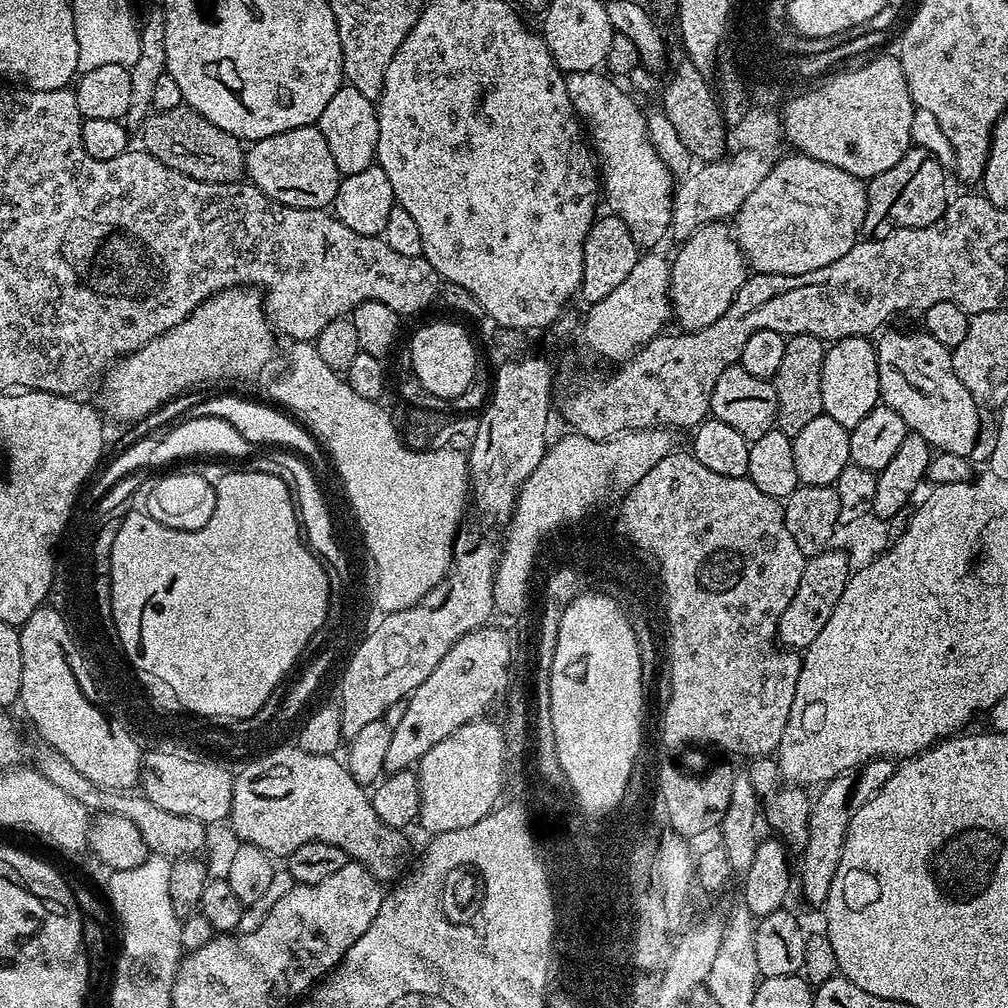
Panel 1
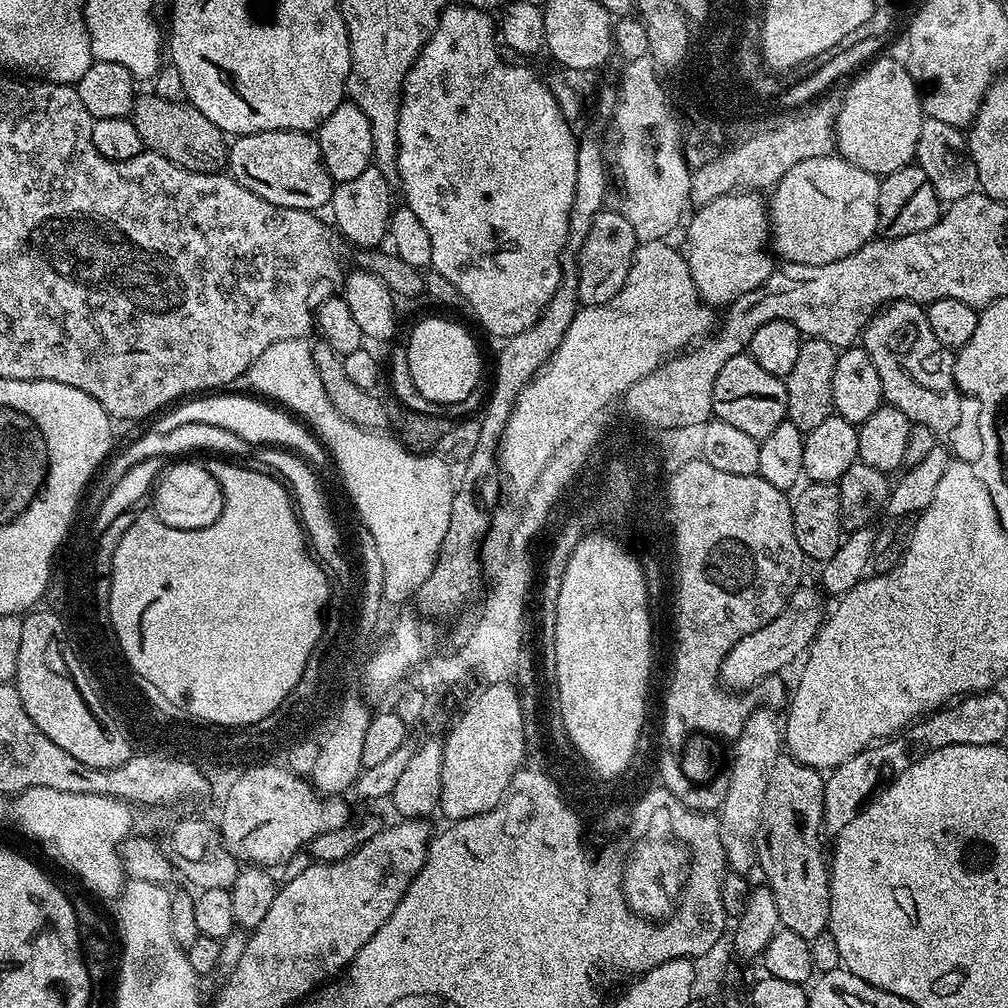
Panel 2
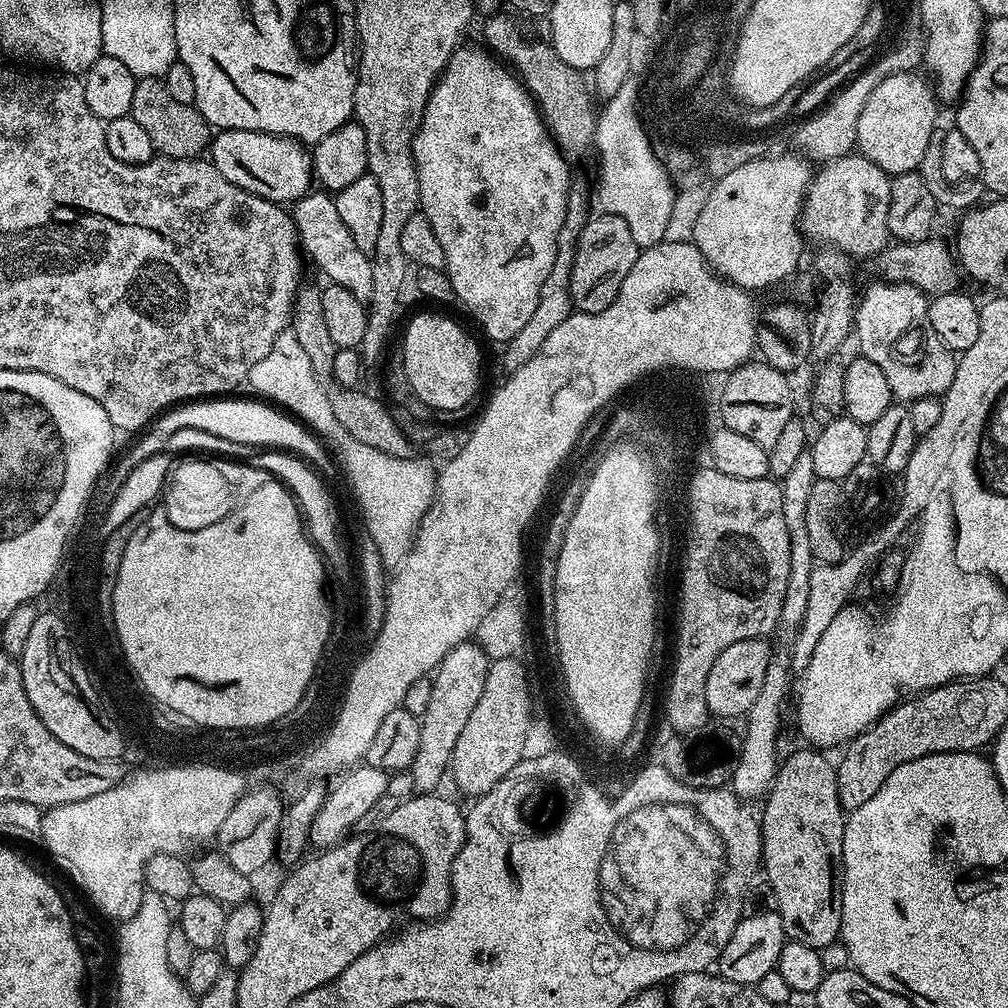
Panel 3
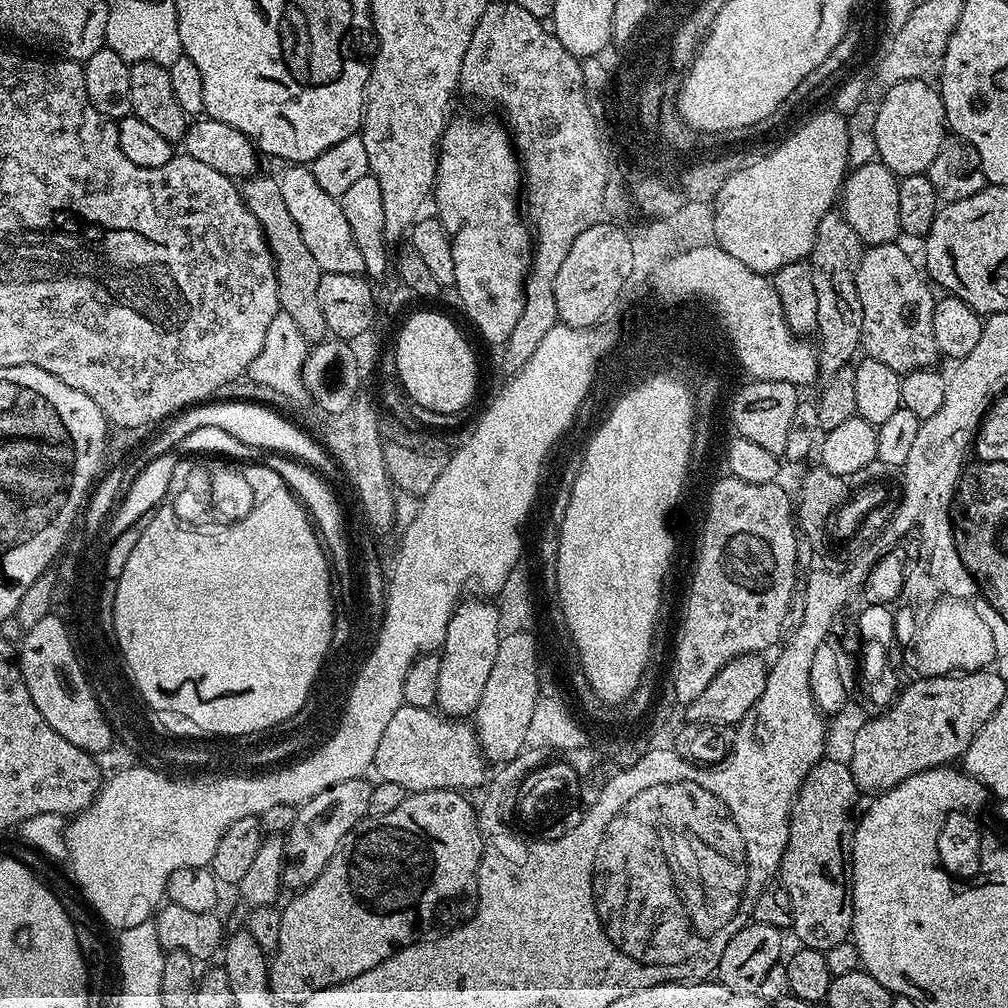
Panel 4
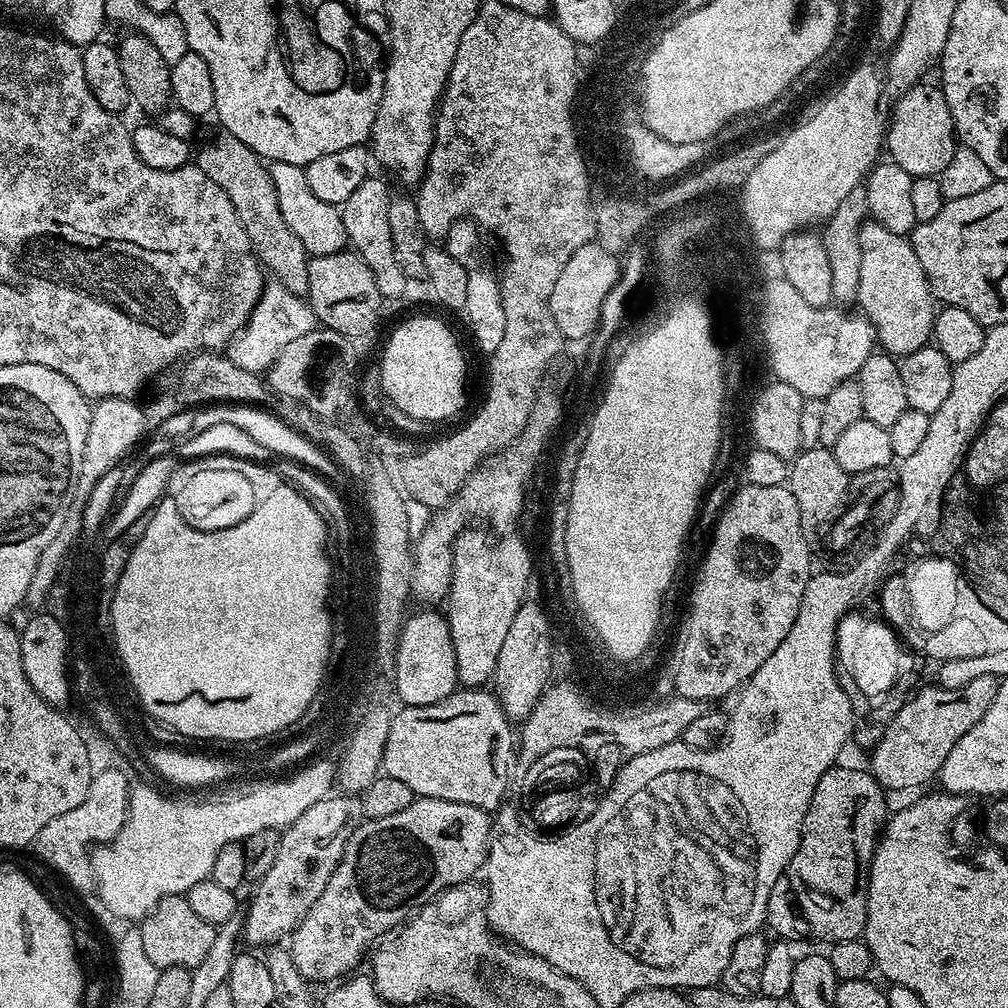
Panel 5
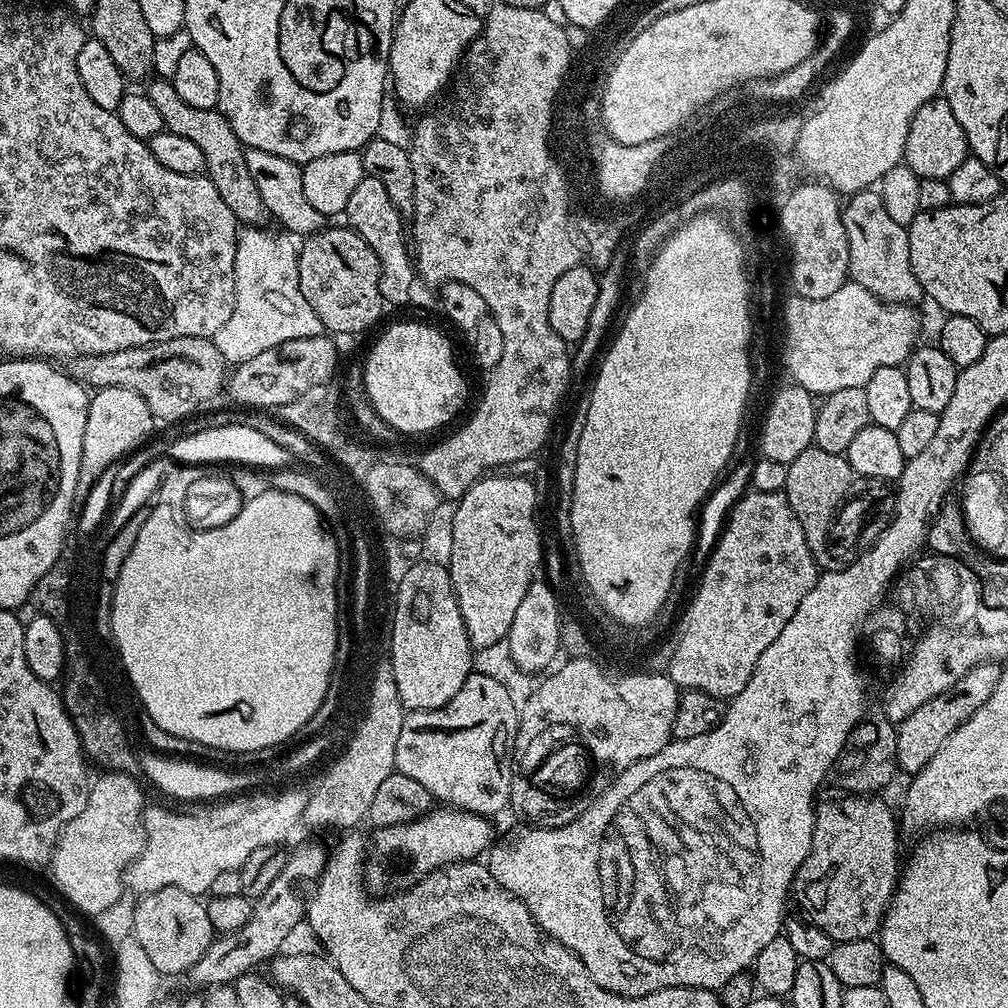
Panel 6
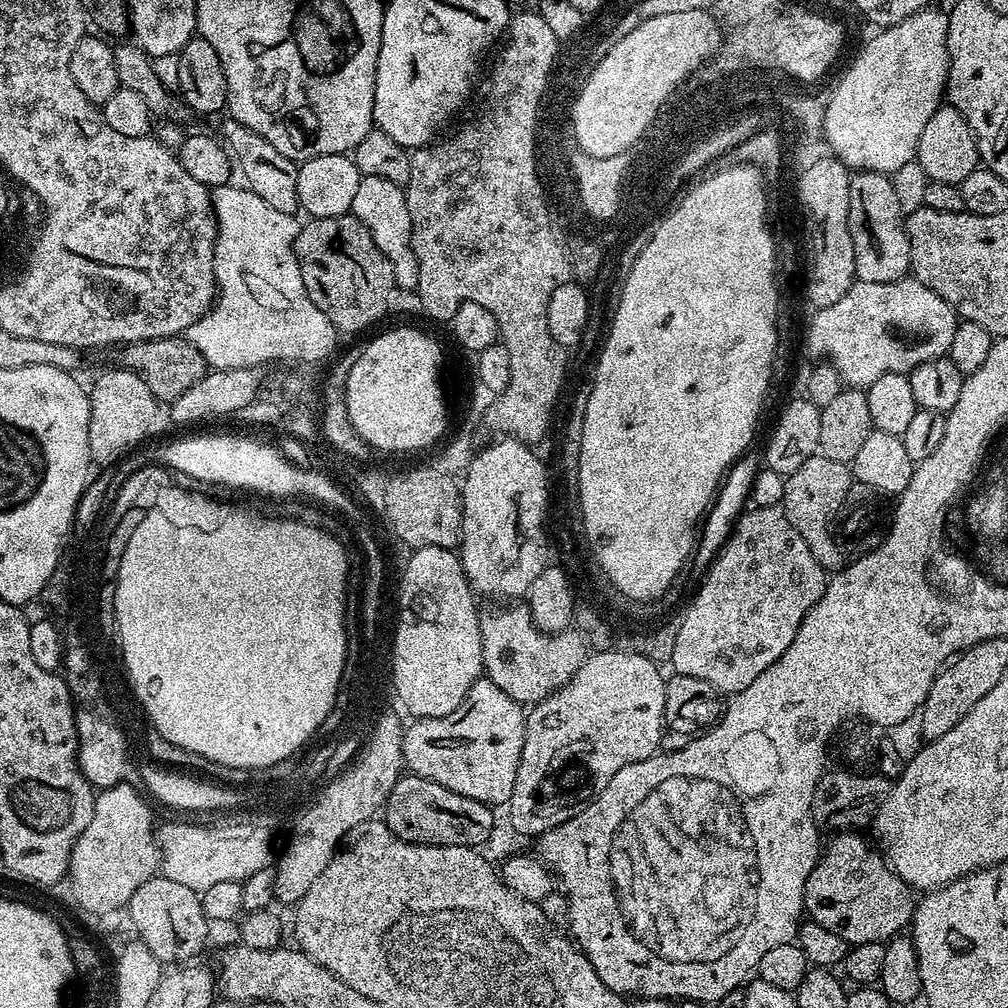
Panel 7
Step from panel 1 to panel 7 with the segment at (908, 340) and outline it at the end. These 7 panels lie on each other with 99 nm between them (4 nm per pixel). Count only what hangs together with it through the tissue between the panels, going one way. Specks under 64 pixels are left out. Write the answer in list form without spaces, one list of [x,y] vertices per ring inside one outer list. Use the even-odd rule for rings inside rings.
[[[857,171],[849,179],[850,210],[848,225],[854,238],[854,266],[857,280],[894,282],[909,275],[912,267],[910,238],[904,229],[905,213],[898,206],[891,175],[882,172]]]

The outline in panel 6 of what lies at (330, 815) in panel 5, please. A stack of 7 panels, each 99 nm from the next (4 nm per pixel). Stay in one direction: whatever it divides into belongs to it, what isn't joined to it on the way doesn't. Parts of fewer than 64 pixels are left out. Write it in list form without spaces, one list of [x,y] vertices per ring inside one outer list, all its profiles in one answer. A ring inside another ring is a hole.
[[[304,844],[294,849],[281,866],[280,873],[265,886],[264,893],[255,897],[252,916],[246,926],[242,926],[239,932],[217,935],[206,954],[194,962],[186,974],[186,980],[196,987],[193,989],[207,990],[218,984],[232,984],[247,972],[259,969],[263,960],[271,961],[281,951],[280,943],[305,919],[308,901],[328,864],[328,857],[329,853],[324,852],[320,844]]]

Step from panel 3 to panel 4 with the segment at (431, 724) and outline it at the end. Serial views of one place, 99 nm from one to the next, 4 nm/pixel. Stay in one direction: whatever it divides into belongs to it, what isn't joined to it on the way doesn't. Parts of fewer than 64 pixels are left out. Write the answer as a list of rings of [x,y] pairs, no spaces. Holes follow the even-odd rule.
[[[488,598],[468,599],[461,599],[452,612],[442,651],[439,653],[435,707],[448,718],[468,718],[475,713],[482,698],[482,689],[490,679],[490,670],[494,666],[494,657],[498,655],[502,635],[497,605]]]

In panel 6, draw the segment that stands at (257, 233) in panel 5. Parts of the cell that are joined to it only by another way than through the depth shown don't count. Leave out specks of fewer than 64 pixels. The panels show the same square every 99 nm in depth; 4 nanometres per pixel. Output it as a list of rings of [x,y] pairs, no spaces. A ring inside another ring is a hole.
[[[152,78],[147,81],[146,95],[155,109],[162,114],[162,122],[165,129],[174,134],[182,134],[182,138],[190,138],[198,150],[202,150],[204,159],[204,172],[208,180],[218,186],[218,194],[222,194],[222,202],[230,206],[237,221],[244,226],[260,226],[265,223],[268,211],[262,200],[262,194],[258,192],[258,182],[250,174],[246,166],[245,147],[241,144],[238,134],[230,126],[228,119],[220,113],[219,107],[198,110],[198,106],[189,106],[182,102],[174,90],[171,79]]]

